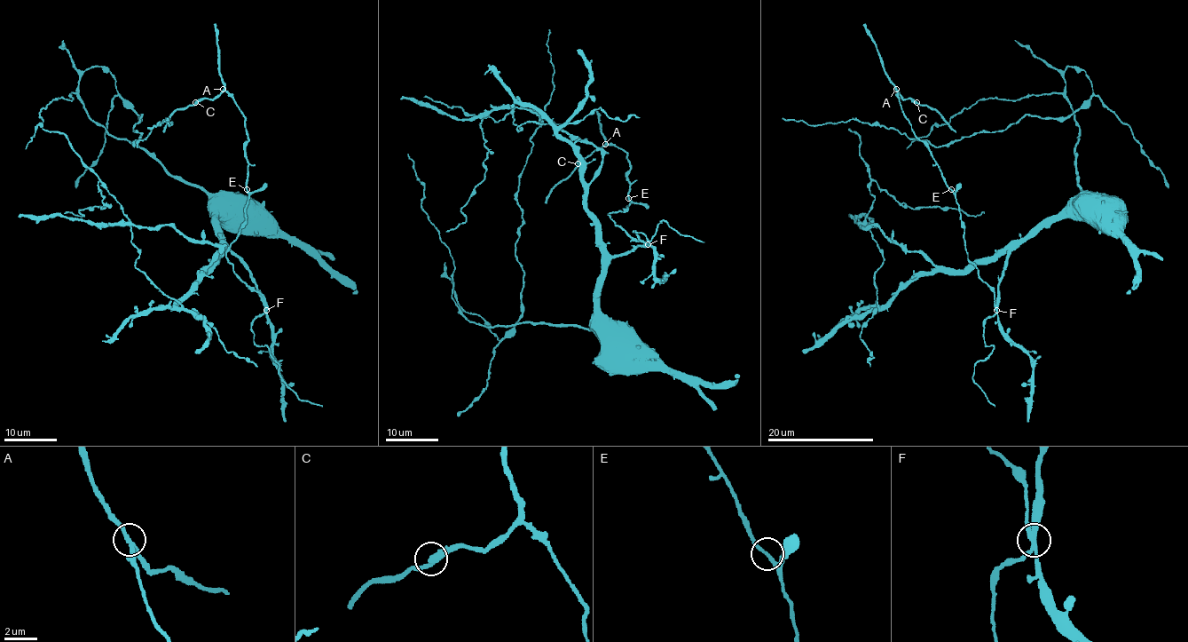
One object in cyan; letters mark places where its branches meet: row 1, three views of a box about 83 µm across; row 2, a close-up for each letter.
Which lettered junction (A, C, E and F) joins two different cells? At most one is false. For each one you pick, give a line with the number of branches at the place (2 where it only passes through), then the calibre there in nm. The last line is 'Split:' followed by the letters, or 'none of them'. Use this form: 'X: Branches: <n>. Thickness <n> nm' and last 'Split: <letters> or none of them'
F: Branches: 3. Thickness 320 nm
Split: F

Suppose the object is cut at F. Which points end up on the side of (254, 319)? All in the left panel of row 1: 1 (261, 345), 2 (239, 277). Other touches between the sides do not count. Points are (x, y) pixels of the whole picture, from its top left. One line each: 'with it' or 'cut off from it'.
1: with it
2: with it

